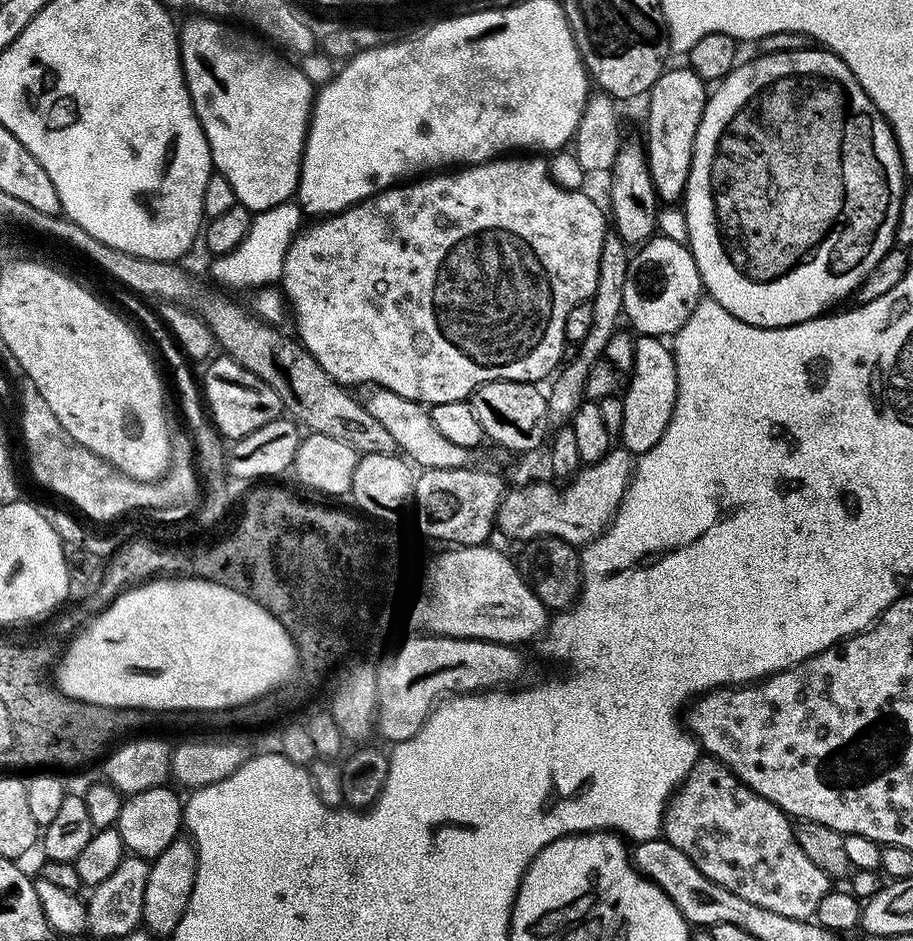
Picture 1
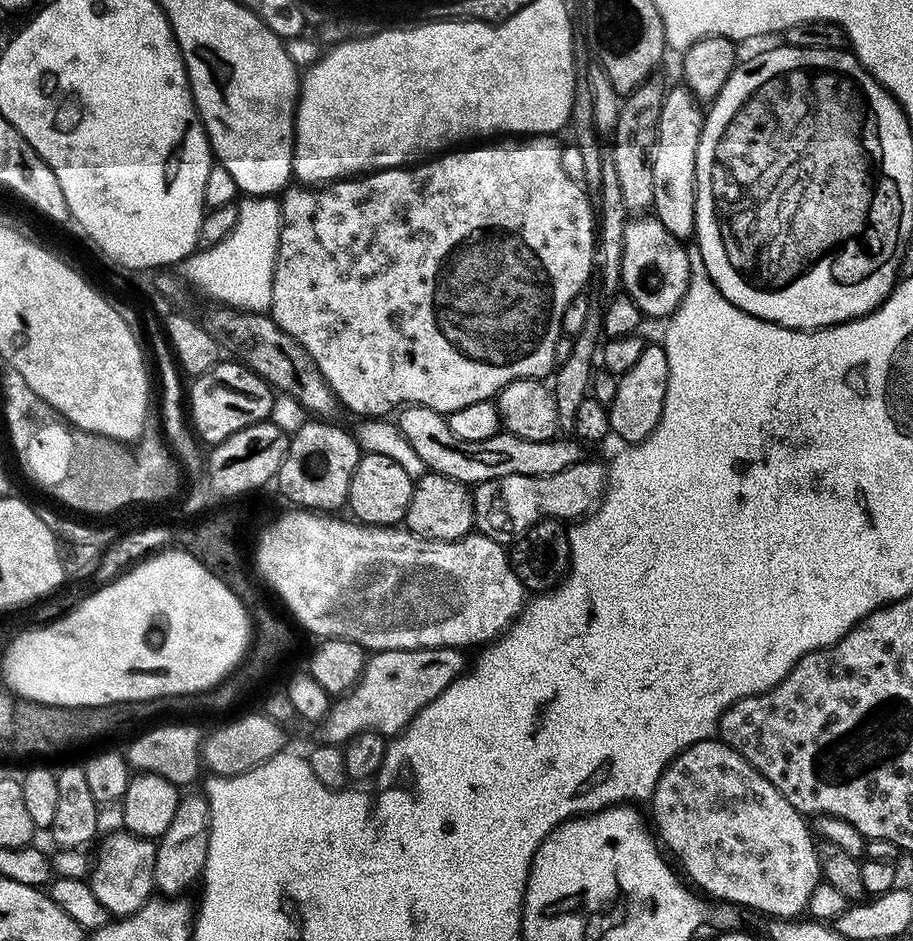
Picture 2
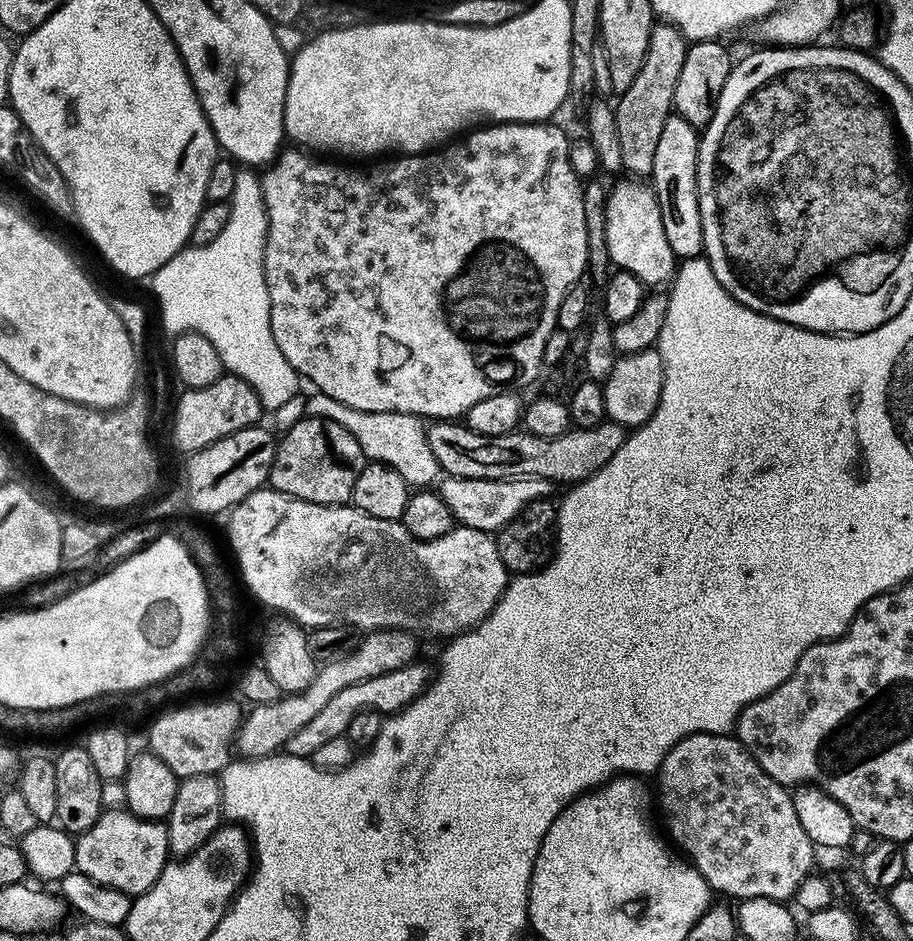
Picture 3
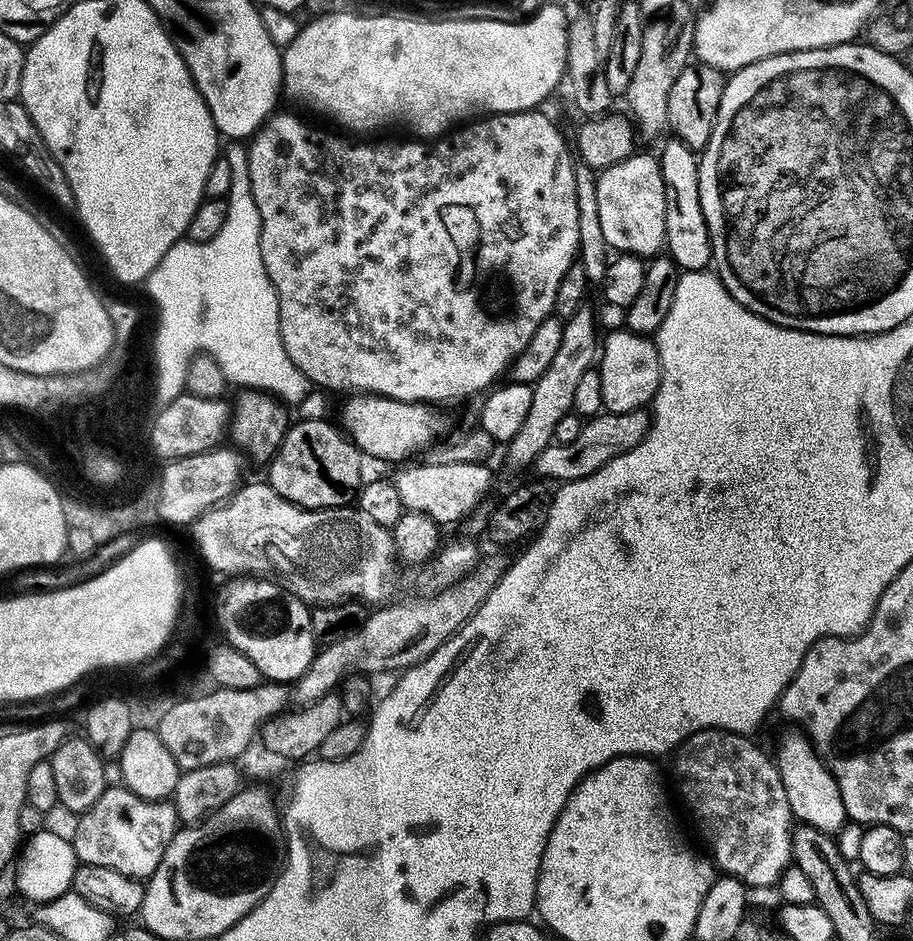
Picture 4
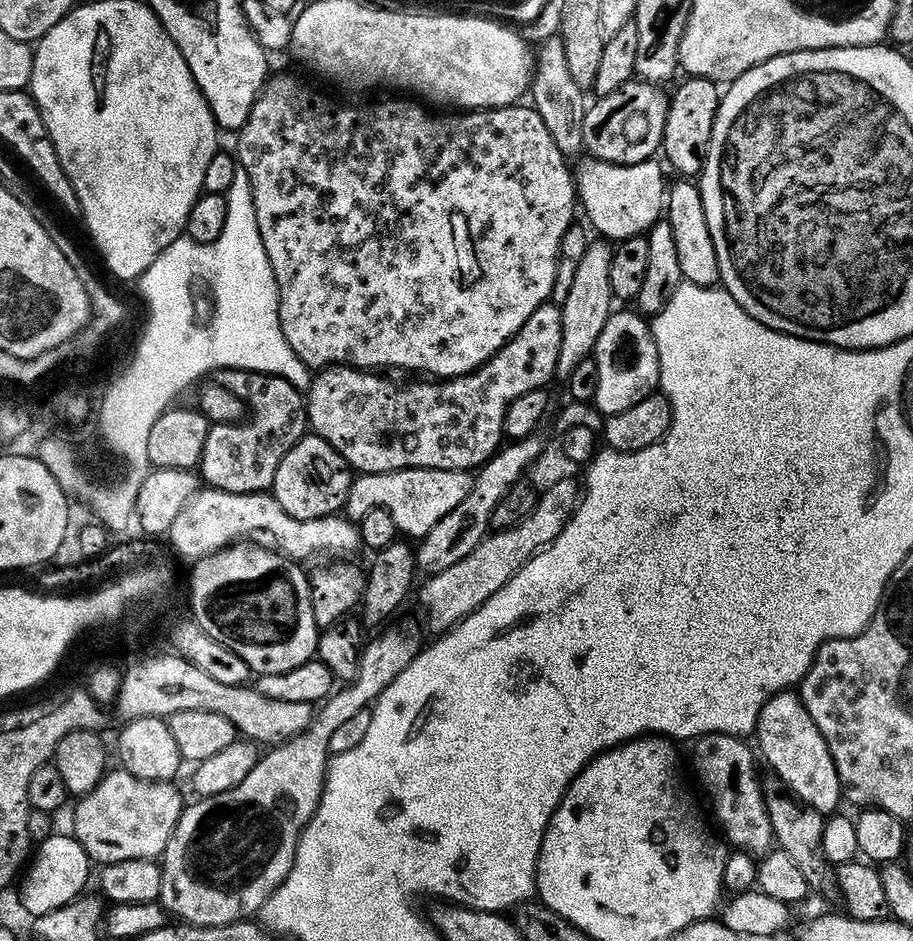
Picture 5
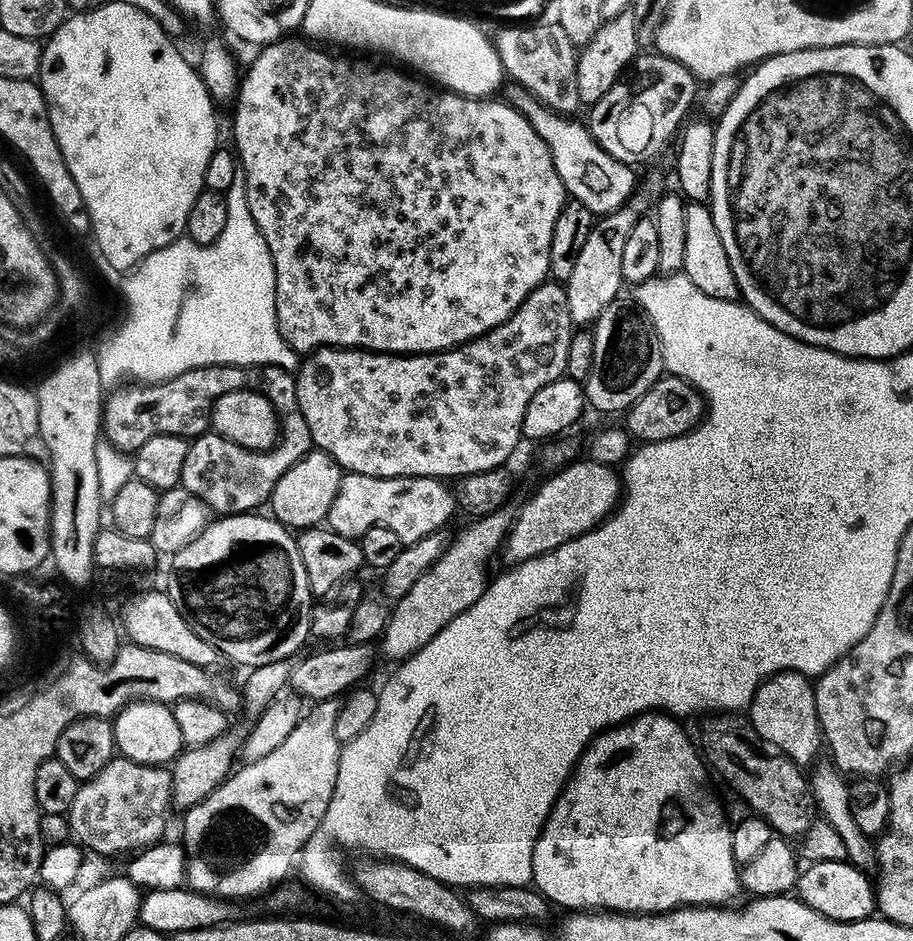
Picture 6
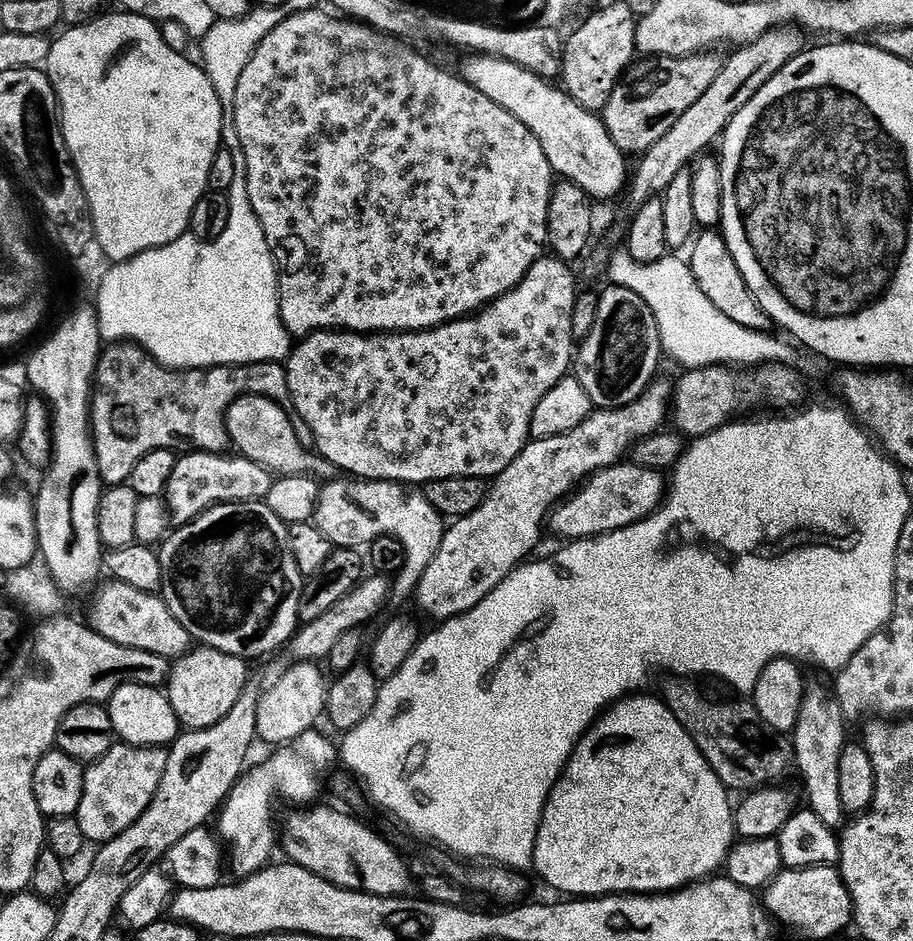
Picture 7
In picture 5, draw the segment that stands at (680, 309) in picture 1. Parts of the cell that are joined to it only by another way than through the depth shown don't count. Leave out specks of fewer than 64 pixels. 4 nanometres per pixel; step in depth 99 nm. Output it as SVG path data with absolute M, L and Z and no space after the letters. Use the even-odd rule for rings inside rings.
M584 158L580 165L575 165L574 179L579 207L588 211L587 223L593 229L596 227L601 237L619 242L631 236L647 233L648 229L661 219L666 208L666 180L664 184L664 172L660 169L659 163L661 164L661 161L656 158L637 164L611 164L605 160Z

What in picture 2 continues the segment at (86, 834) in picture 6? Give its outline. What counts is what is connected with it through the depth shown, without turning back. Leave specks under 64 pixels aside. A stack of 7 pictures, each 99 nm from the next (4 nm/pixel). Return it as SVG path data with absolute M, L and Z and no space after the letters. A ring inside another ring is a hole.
M119 830L113 836L101 839L100 853L90 868L90 883L94 898L102 902L109 917L133 916L146 901L154 896L154 866L156 844L147 836L136 836L133 832Z

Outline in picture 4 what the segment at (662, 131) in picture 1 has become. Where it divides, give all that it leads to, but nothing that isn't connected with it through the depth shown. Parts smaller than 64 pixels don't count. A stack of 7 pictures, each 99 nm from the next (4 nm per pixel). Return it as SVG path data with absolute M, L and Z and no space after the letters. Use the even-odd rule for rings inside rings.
M668 138L664 142L664 149L658 152L658 159L666 194L666 252L684 272L702 272L712 264L712 243L700 201L700 161L697 153L680 140Z

